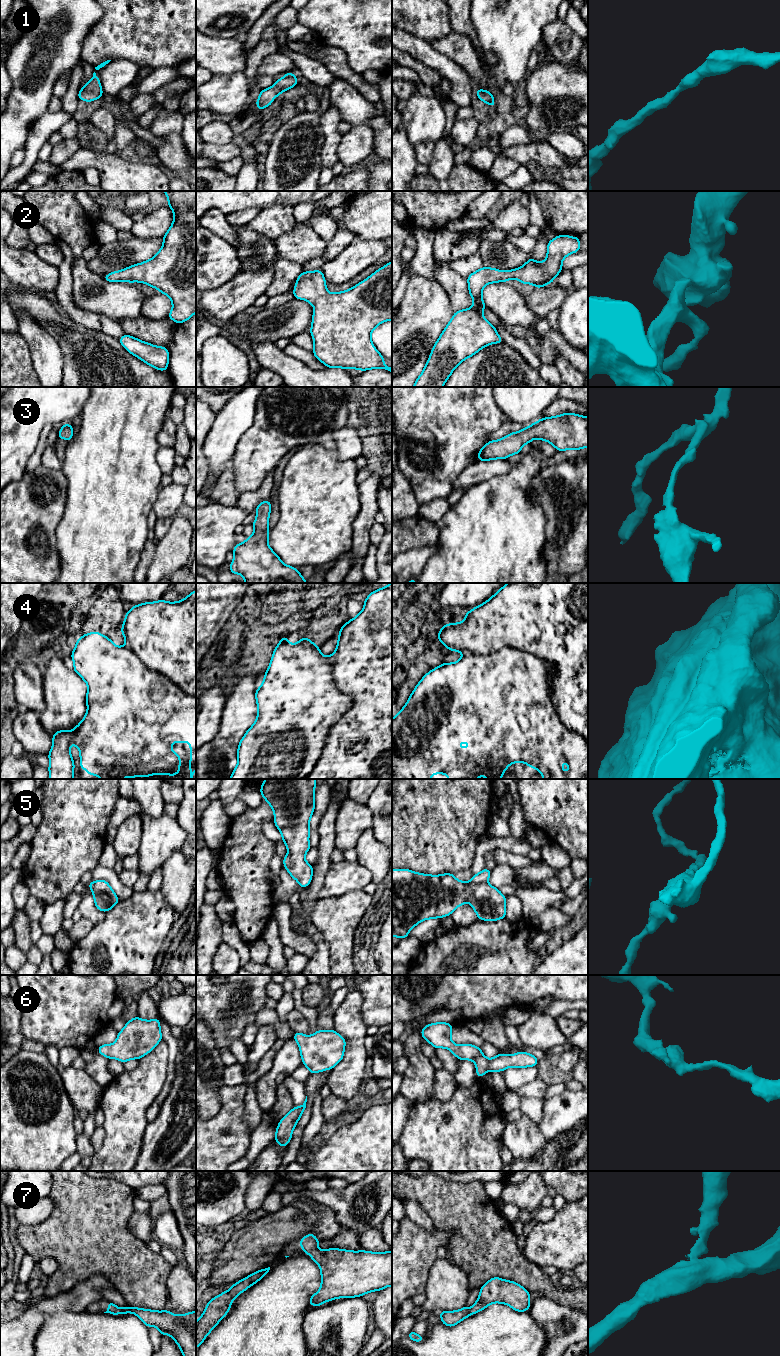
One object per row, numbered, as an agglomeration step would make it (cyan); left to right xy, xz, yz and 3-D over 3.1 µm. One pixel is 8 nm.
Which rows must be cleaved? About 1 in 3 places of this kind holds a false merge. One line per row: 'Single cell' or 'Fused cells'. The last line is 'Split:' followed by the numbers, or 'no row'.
1: Single cell
2: Single cell
3: Single cell
4: Fused cells
5: Fused cells
6: Single cell
7: Single cell
Split: 4, 5

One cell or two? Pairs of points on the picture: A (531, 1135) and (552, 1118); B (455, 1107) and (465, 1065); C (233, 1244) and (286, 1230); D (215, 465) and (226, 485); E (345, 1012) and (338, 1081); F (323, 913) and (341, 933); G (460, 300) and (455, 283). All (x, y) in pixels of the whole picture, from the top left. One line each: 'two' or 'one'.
A: two
B: two
C: one
D: two
E: one
F: one
G: one

